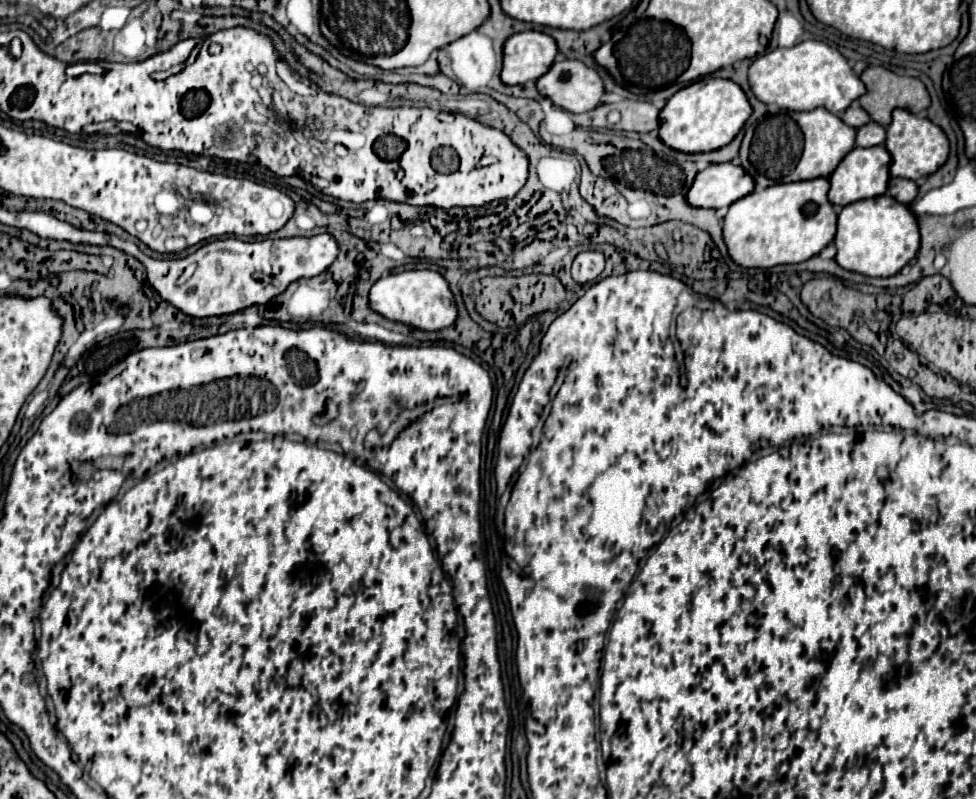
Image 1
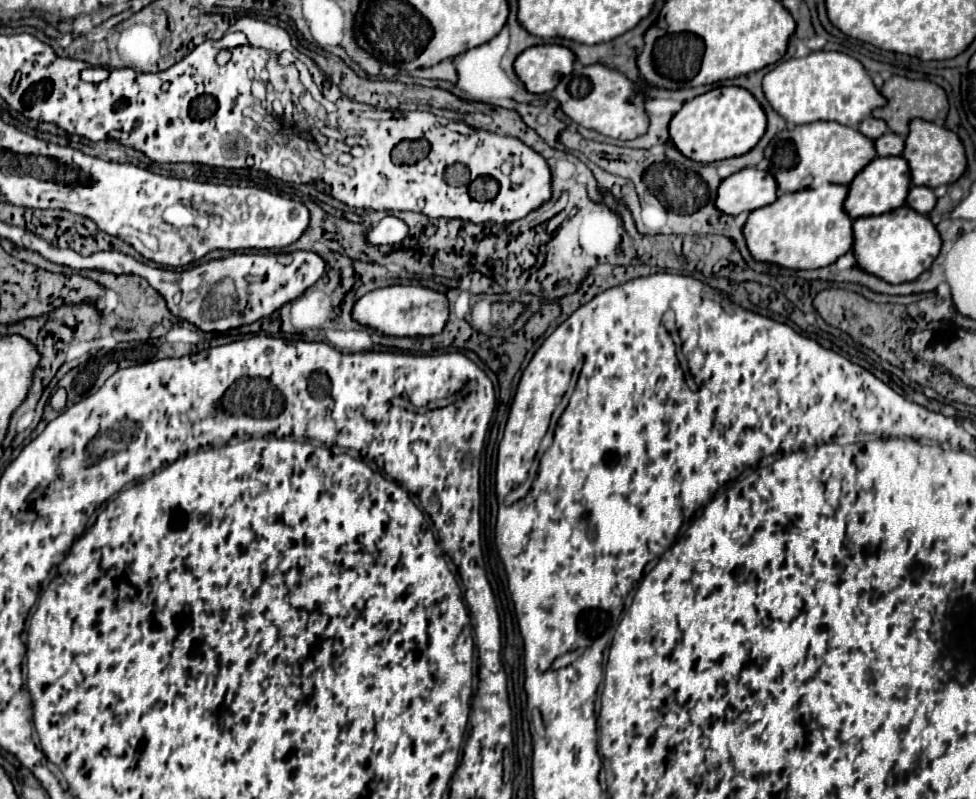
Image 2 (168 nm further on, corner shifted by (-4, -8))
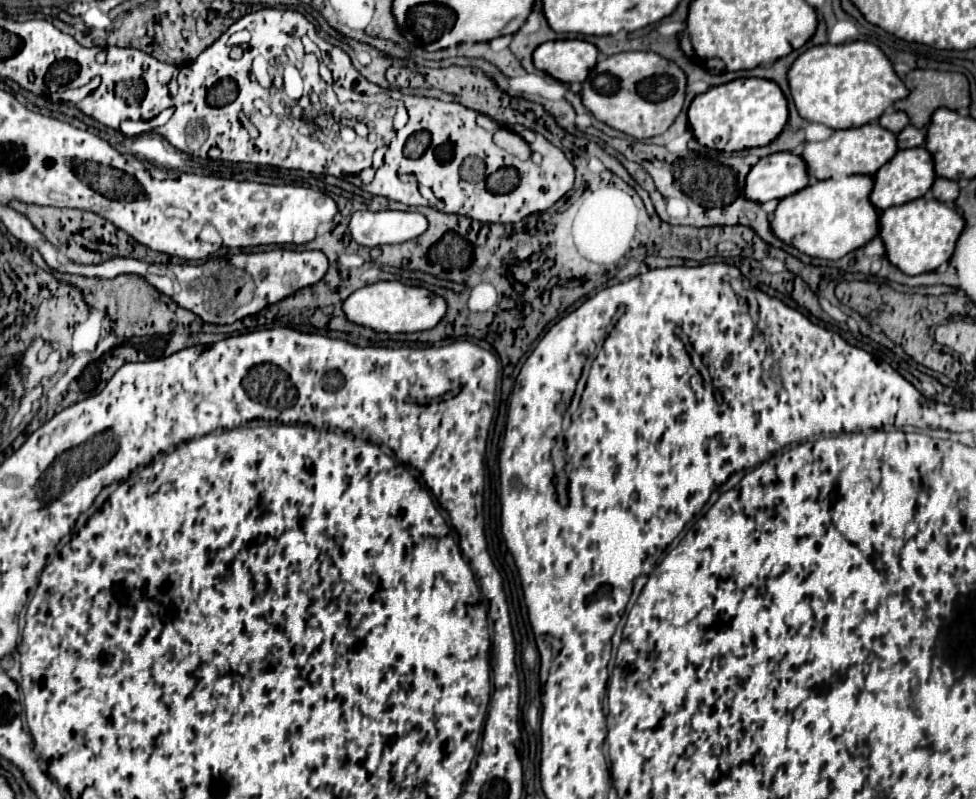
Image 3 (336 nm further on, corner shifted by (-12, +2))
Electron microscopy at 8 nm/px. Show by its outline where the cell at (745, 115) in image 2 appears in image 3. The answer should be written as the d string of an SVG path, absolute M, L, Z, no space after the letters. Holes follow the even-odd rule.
M737 78L693 98L687 110L689 126L699 144L713 150L745 150L769 144L783 130L789 118L787 100L779 86L761 78Z

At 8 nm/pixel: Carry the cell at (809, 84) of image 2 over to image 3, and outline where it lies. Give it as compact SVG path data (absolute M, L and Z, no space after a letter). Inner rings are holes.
M869 42L813 46L791 64L787 82L799 116L809 122L821 122L833 130L873 122L885 108L893 106L895 100L909 94L887 56Z

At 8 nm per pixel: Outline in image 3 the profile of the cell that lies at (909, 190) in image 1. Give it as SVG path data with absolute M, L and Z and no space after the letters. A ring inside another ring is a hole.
M937 178L937 180L933 182L931 194L933 194L935 200L945 202L945 204L951 204L951 202L959 196L959 186L957 186L957 182L953 182L953 180Z

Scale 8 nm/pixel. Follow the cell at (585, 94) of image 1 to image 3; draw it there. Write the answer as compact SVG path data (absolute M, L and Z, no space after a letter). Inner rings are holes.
M655 52L601 56L581 84L583 106L607 126L637 140L663 134L677 118L685 98L685 74Z

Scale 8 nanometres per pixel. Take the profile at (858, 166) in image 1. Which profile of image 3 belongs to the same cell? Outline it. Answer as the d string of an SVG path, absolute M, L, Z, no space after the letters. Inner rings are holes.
M907 148L907 150L899 150L887 164L883 164L877 174L873 176L873 192L871 192L871 204L887 210L891 206L901 206L905 202L911 202L915 198L921 198L923 194L929 192L931 184L935 180L935 172L933 172L933 160L931 154L923 148Z

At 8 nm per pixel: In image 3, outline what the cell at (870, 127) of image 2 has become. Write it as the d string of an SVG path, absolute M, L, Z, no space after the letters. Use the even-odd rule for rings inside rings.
M885 112L881 118L879 118L879 126L891 130L893 134L897 134L899 130L903 130L903 126L909 124L909 118L905 112Z

